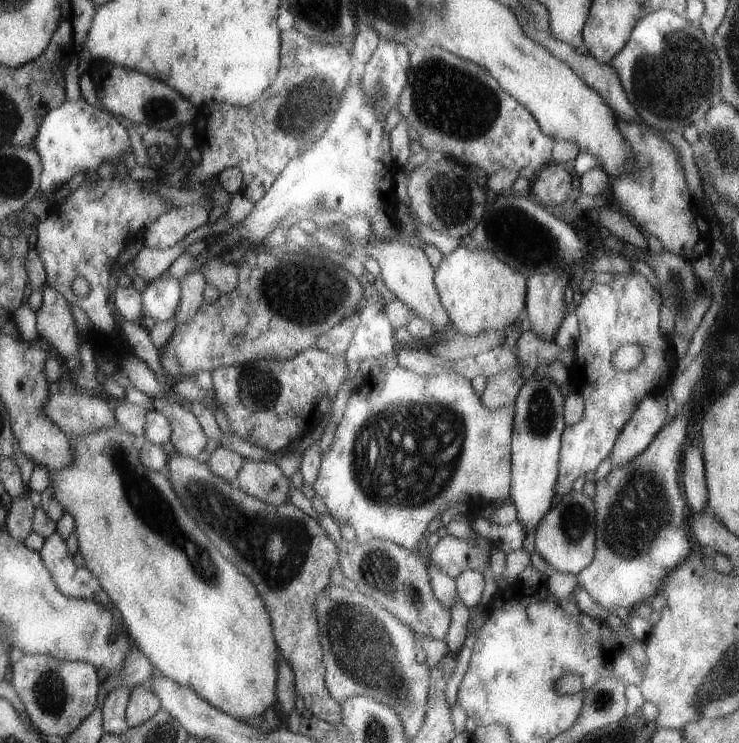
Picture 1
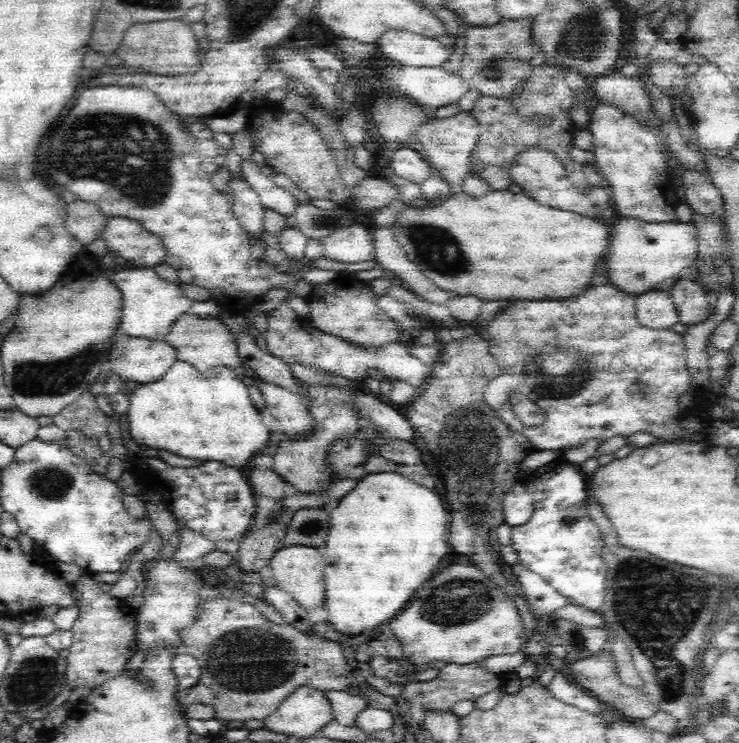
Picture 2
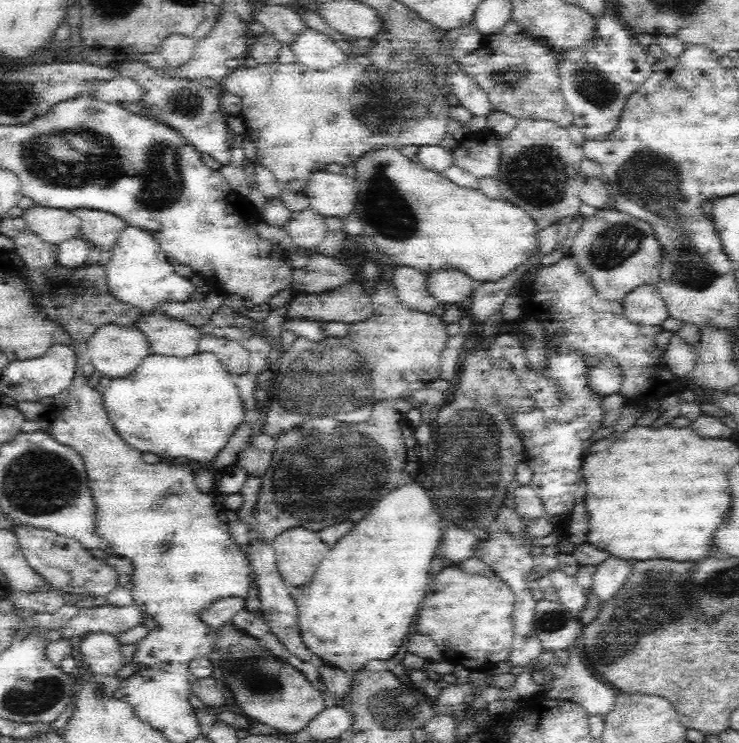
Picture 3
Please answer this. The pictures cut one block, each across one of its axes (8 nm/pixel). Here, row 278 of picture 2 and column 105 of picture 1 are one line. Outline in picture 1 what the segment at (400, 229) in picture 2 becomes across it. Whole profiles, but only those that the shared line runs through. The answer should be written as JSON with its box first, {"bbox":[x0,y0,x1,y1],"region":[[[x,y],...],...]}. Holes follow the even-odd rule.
{"bbox":[50,427,279,721],"region":[[[116,427],[100,429],[88,433],[83,437],[70,437],[74,455],[72,464],[59,471],[50,471],[52,488],[56,498],[70,512],[76,520],[76,538],[78,548],[84,556],[86,568],[100,580],[104,592],[110,596],[114,606],[120,610],[126,634],[131,642],[135,644],[150,661],[156,672],[170,678],[182,686],[190,687],[200,698],[209,702],[216,709],[229,714],[231,717],[252,721],[260,717],[264,711],[276,708],[277,704],[277,682],[279,669],[279,650],[277,640],[273,633],[272,622],[267,610],[264,610],[263,600],[259,597],[254,583],[238,570],[222,553],[214,546],[214,543],[206,536],[203,530],[190,518],[180,499],[176,496],[166,471],[153,471],[146,468],[139,459],[139,449],[134,445],[134,435]]]}

